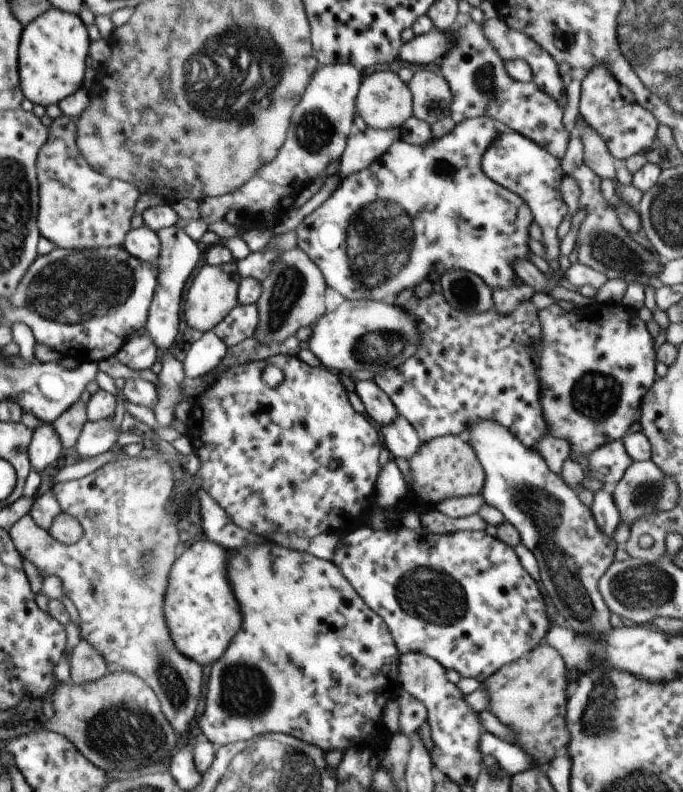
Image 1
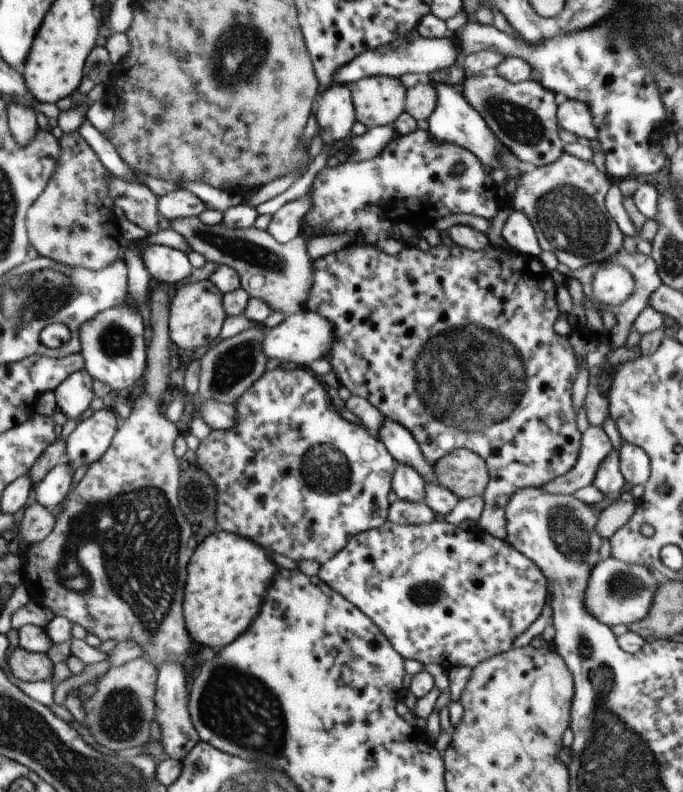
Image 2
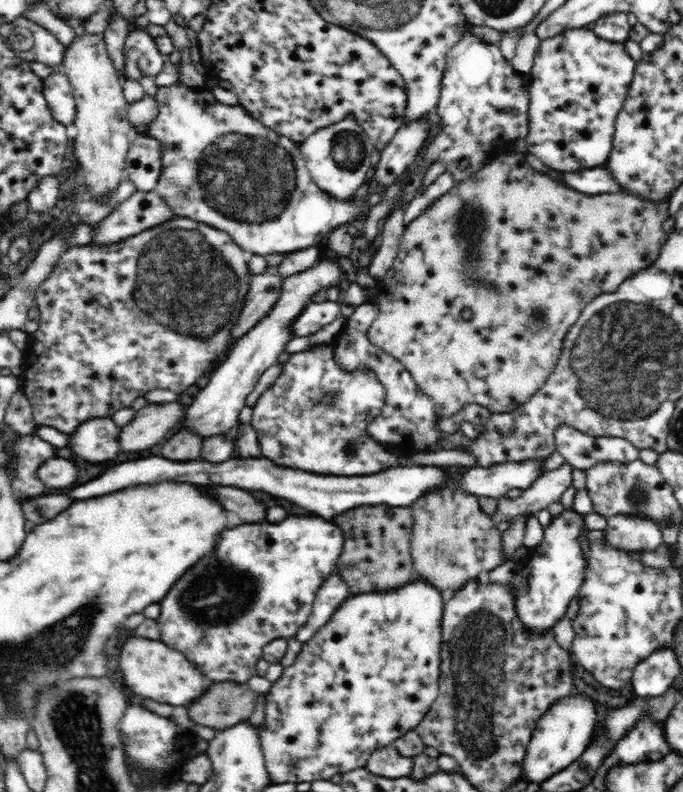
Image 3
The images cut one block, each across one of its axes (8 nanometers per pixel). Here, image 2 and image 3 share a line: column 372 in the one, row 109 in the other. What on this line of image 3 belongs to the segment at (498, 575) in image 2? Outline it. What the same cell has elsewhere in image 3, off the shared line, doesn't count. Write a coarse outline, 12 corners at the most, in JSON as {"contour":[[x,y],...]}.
{"contour":[[586,27],[541,40],[528,152],[602,167],[636,61]]}

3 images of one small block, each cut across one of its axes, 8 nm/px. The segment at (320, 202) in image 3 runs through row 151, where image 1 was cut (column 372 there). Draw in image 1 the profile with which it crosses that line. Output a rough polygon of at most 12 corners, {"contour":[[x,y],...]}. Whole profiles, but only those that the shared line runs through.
{"contour":[[484,115],[394,142],[295,228],[345,300],[516,286],[534,218]]}

